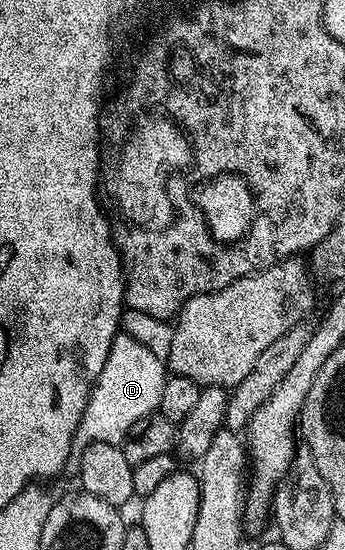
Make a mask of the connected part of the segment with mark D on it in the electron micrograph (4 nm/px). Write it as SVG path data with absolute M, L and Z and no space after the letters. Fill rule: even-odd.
M119 332L111 344L111 352L107 352L107 364L103 364L103 372L89 393L83 420L79 420L79 428L73 437L69 462L77 464L84 450L96 442L121 446L137 421L160 411L166 377L167 366L163 359L134 336Z

